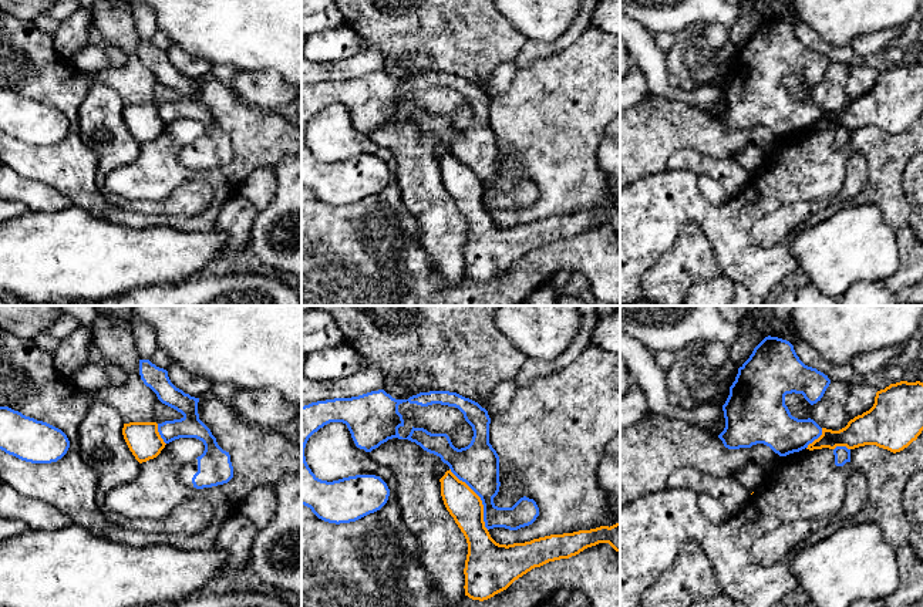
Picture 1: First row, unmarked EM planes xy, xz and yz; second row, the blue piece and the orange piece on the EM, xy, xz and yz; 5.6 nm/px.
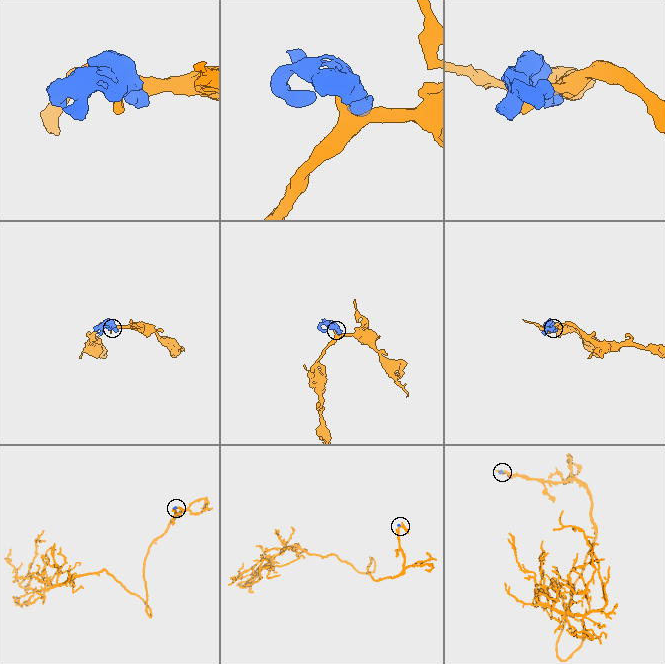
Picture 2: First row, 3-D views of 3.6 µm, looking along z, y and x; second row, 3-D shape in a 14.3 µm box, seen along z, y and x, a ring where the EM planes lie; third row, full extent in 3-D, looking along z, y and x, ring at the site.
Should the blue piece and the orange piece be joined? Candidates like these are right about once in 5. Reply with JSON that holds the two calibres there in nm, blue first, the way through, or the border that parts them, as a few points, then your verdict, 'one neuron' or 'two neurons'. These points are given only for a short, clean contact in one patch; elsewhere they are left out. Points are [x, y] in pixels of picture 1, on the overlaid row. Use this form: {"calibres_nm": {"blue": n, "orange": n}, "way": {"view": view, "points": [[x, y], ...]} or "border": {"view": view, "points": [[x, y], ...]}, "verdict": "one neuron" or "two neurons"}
{"calibres_nm": {"blue": 240, "orange": 190}, "border": {"view": "xz", "points": [[450, 468], [479, 498], [482, 520], [488, 529]]}, "verdict": "two neurons"}

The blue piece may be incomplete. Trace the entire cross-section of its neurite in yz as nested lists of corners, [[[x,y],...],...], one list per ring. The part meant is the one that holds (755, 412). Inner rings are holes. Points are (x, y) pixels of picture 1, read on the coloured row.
[[[768,335],[738,368],[722,405],[725,428],[718,438],[728,449],[764,444],[779,456],[799,452],[822,428],[811,418],[792,417],[785,395],[802,394],[813,405],[829,384],[828,375],[799,360],[789,341]]]

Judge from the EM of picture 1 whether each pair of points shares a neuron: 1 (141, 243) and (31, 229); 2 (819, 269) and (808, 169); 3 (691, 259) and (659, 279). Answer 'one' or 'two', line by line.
1: one
2: two
3: one

